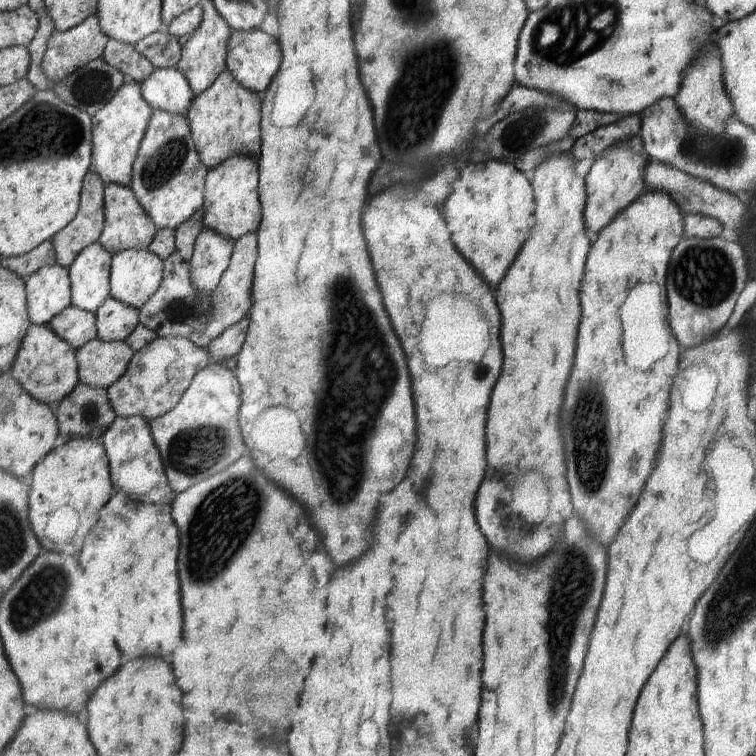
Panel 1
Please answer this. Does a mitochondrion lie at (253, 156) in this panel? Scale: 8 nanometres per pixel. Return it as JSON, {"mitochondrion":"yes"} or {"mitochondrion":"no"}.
{"mitochondrion":"no"}

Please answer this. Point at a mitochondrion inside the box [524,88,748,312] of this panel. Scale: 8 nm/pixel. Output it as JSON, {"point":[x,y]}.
{"point":[706,280]}

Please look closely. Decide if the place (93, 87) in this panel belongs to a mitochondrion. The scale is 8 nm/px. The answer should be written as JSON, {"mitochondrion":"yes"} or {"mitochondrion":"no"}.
{"mitochondrion":"yes"}

